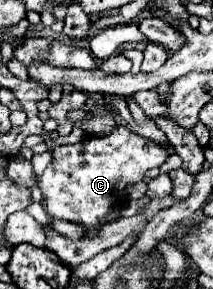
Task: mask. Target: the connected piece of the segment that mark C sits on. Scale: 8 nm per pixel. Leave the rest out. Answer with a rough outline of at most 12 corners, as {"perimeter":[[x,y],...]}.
{"perimeter":[[125,125],[57,147],[49,217],[95,229],[169,153]]}

